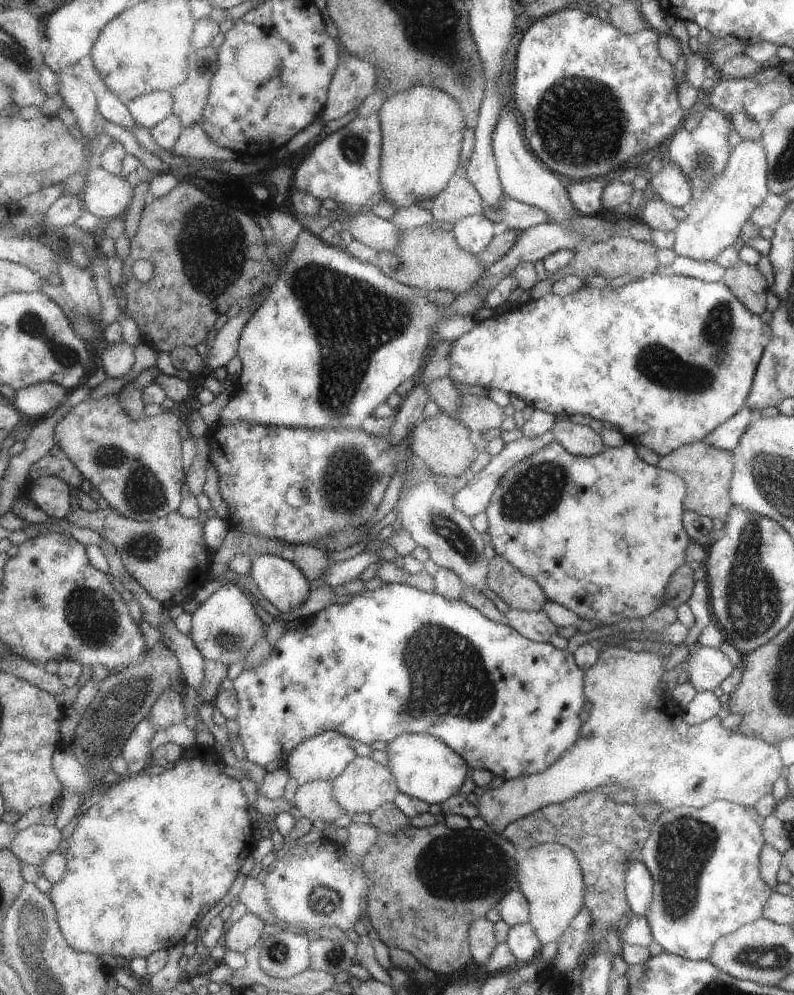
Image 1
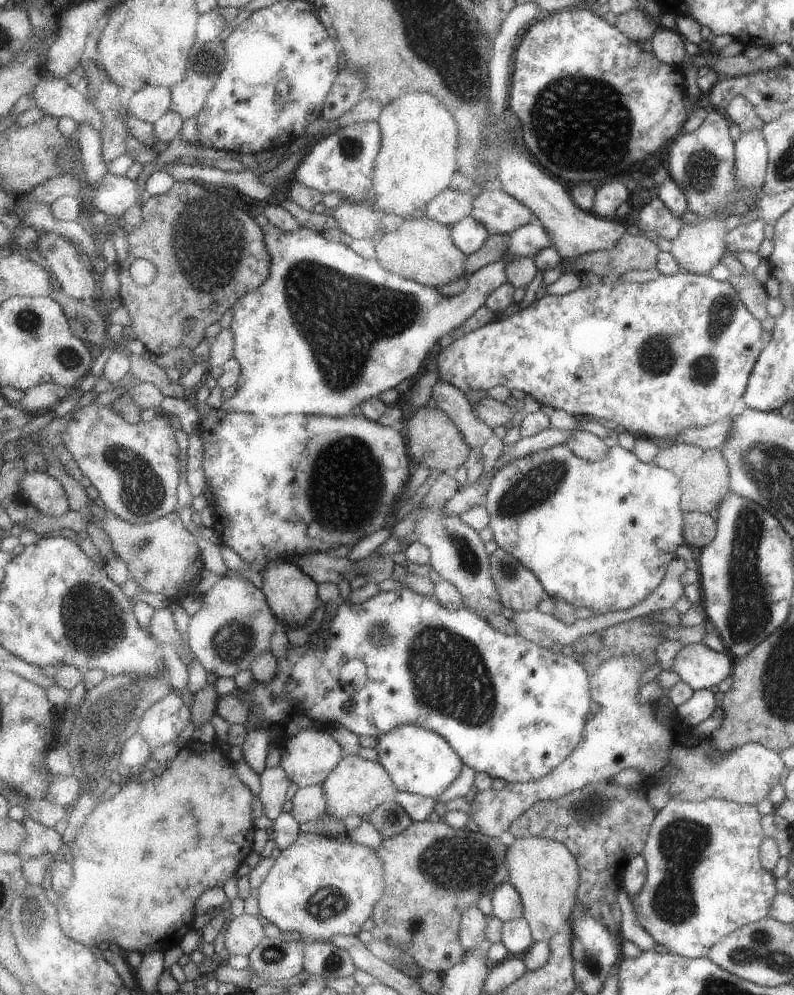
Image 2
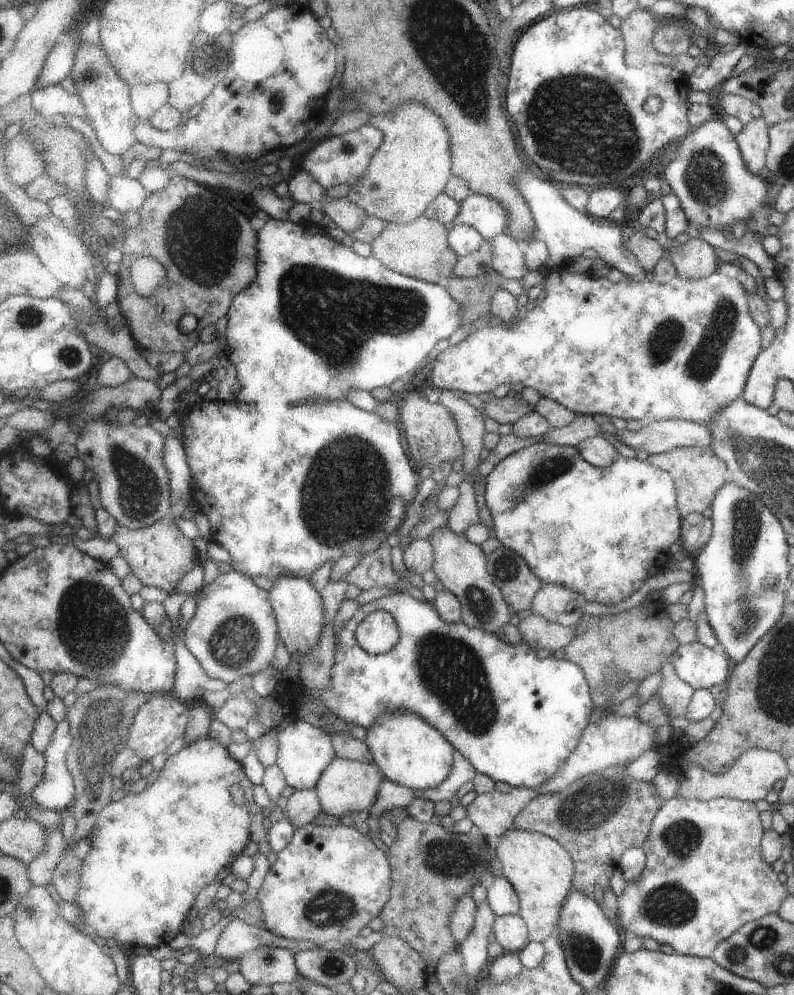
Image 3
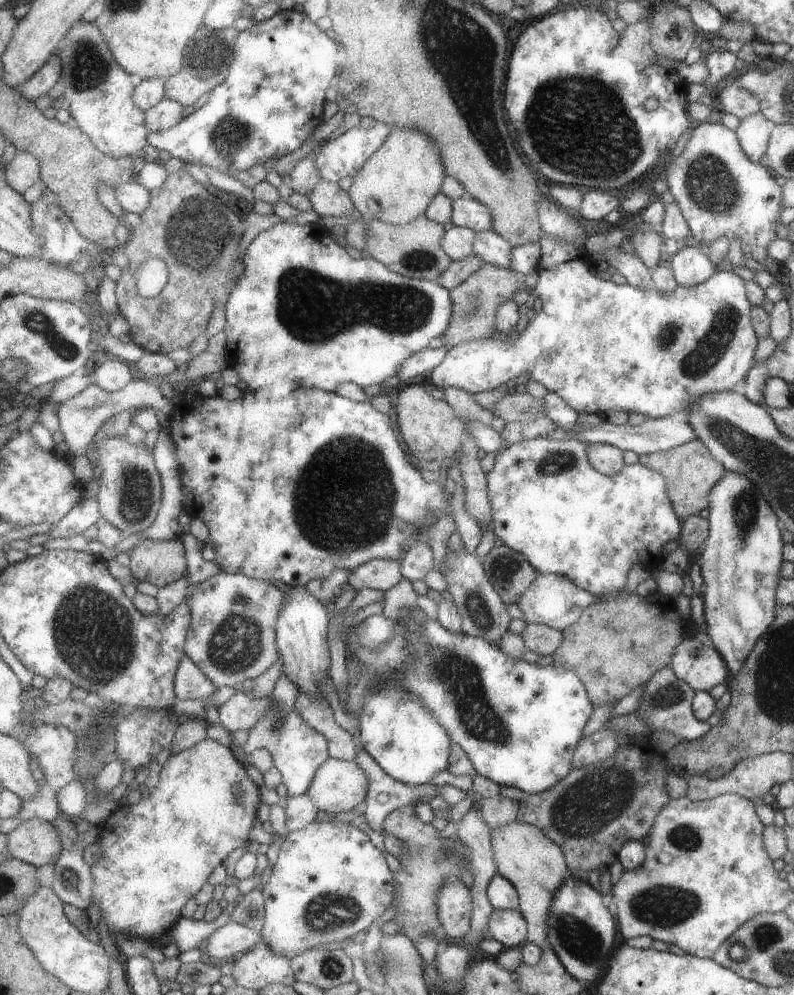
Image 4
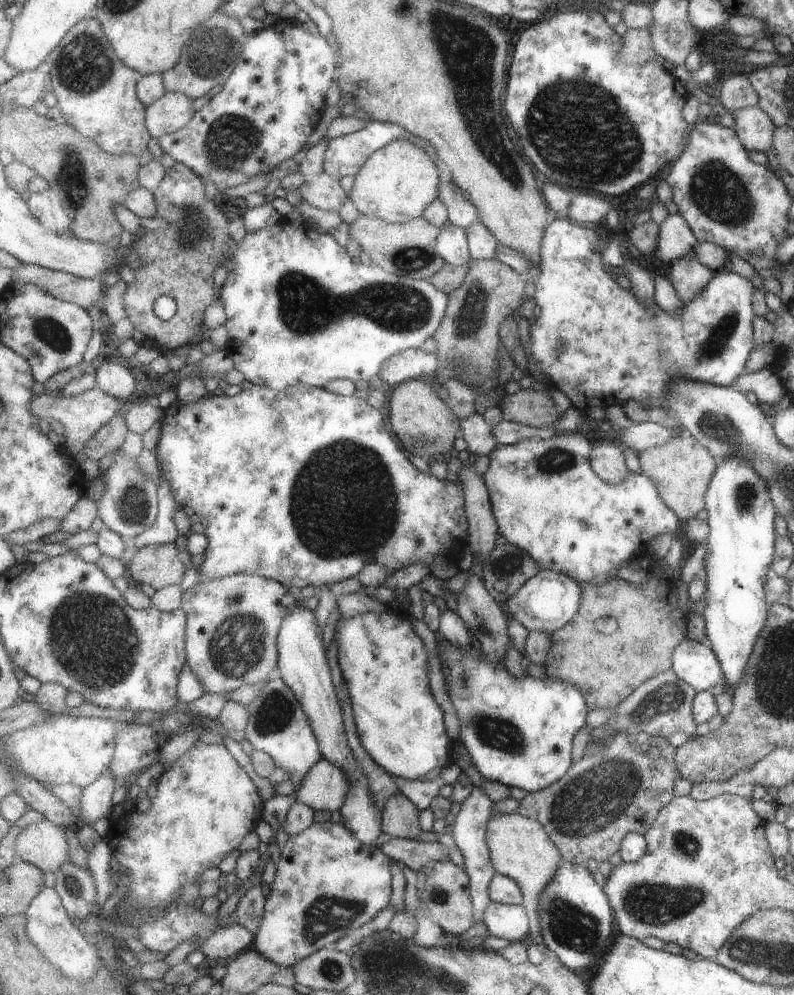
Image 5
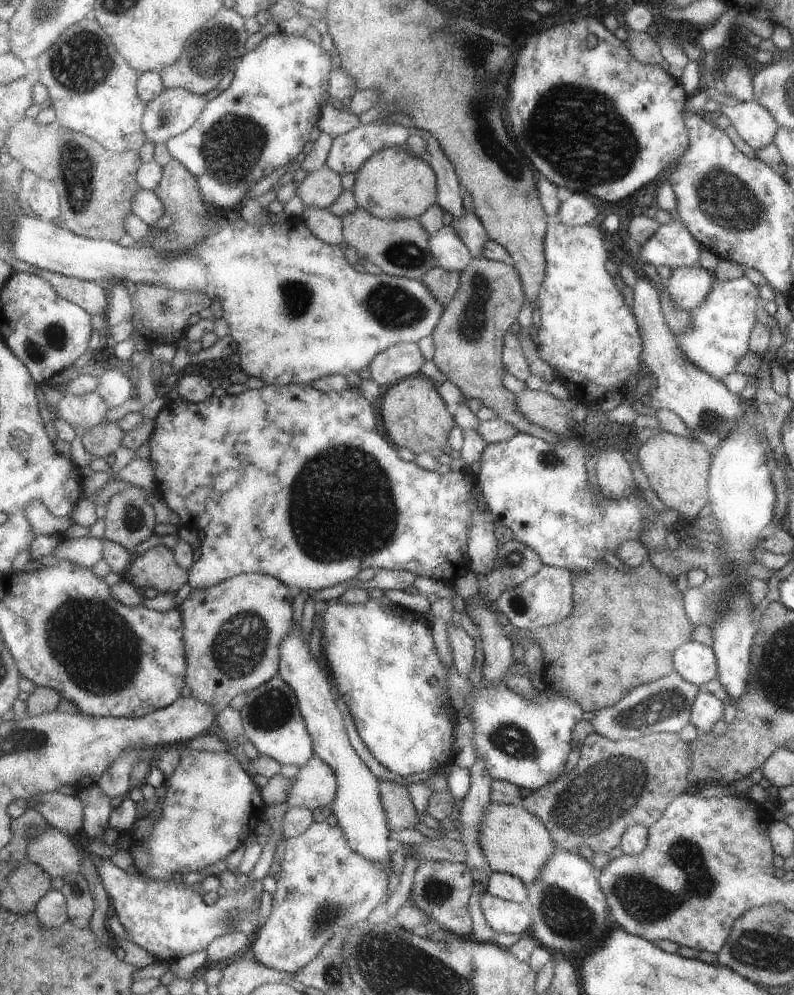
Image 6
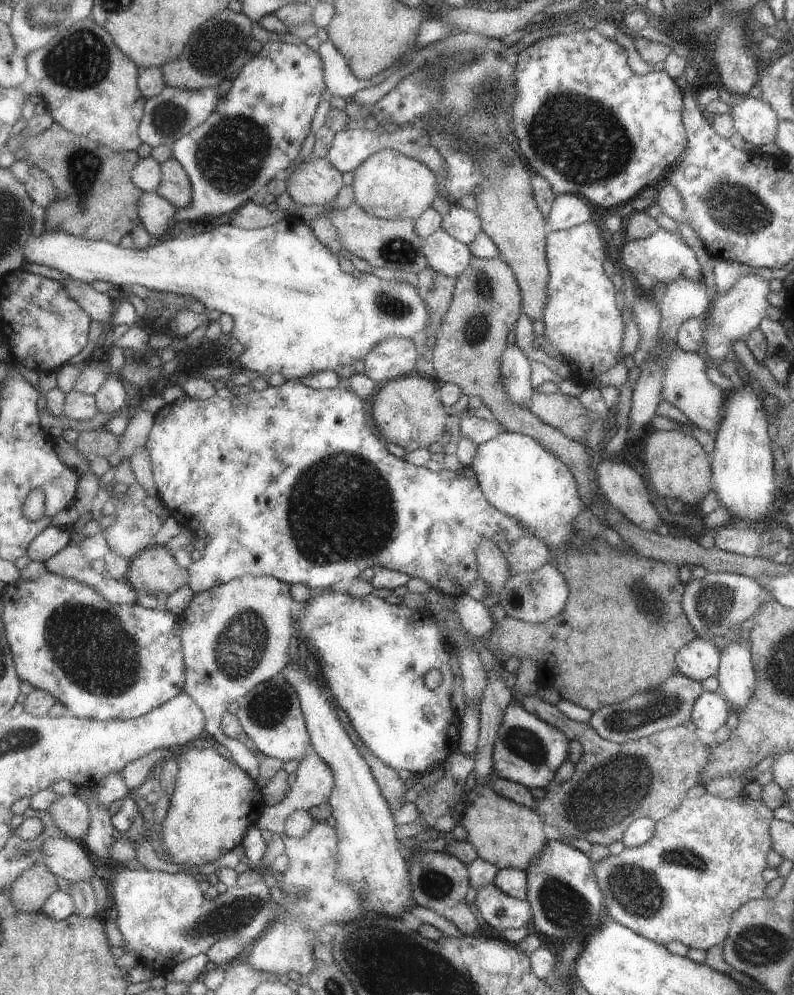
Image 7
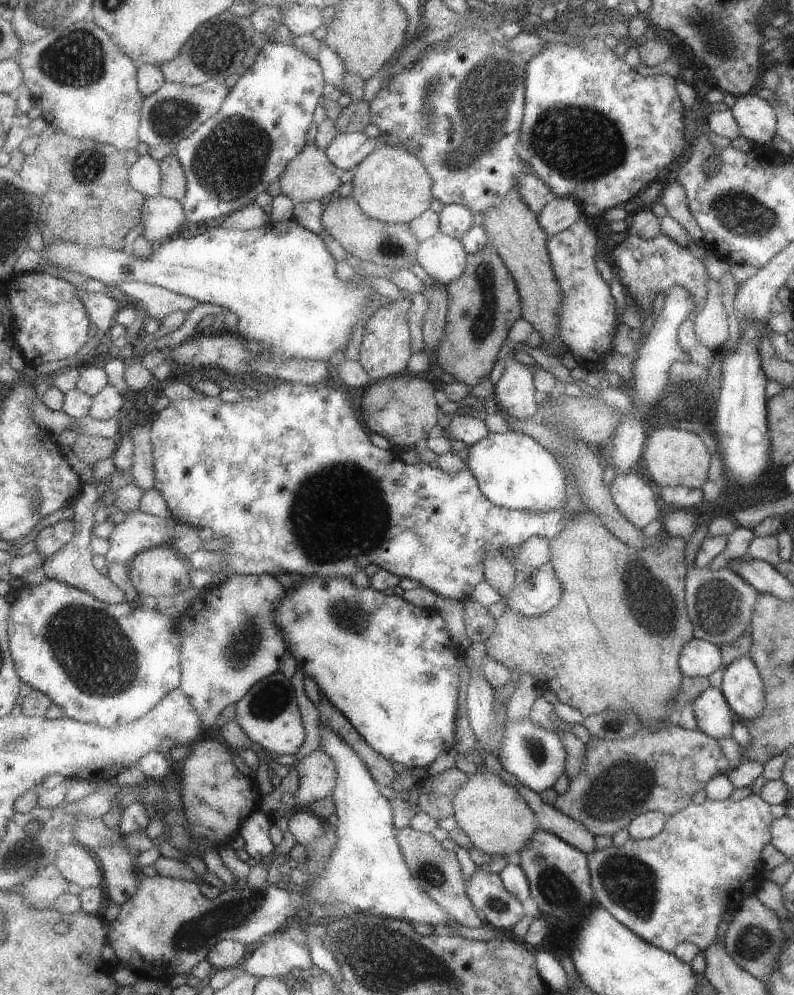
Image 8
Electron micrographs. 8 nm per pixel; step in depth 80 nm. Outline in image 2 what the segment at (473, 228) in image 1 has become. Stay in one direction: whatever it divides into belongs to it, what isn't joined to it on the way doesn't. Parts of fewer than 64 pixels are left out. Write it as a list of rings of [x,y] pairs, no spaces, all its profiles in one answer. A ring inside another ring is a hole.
[[[473,216],[463,218],[452,228],[453,242],[467,255],[473,255],[481,250],[491,236],[489,228]]]

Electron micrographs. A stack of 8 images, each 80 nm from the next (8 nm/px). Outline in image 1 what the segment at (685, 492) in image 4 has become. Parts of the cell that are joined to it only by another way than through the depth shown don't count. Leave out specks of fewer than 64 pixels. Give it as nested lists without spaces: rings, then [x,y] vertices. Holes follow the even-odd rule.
[[[693,442],[689,445],[679,446],[679,448],[659,457],[657,466],[669,471],[683,479],[688,487],[688,496],[685,498],[683,506],[685,510],[699,512],[709,519],[723,520],[729,512],[732,503],[728,498],[728,483],[732,476],[733,464],[731,464],[731,452],[720,450],[713,446],[705,446],[705,442]]]

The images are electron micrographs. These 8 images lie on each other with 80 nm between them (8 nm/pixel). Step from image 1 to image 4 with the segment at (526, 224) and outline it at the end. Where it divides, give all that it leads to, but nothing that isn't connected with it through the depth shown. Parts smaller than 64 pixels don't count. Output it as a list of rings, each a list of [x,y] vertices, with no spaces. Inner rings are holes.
[[[464,195],[453,200],[453,218],[450,225],[468,227],[476,232],[493,230],[493,214],[491,214],[491,208]]]

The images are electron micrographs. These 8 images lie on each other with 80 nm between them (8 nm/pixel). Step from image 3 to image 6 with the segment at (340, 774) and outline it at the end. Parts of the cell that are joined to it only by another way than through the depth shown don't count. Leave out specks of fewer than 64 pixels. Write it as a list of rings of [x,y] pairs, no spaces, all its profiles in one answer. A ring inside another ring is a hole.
[[[314,756],[307,765],[300,767],[290,788],[287,804],[289,808],[305,807],[315,810],[326,806],[331,809],[338,790],[337,776],[329,763]]]

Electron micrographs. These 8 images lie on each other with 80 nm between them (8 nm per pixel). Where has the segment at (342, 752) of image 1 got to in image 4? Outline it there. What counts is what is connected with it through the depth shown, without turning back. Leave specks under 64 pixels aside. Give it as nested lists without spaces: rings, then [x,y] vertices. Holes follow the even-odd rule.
[[[282,673],[269,695],[269,710],[261,713],[259,722],[249,731],[247,742],[240,750],[249,757],[255,750],[267,748],[273,754],[275,766],[281,770],[283,783],[288,787],[289,797],[308,793],[315,780],[317,770],[320,770],[331,757],[329,742],[320,731],[313,729],[301,714],[294,710],[299,698],[299,686],[288,680],[287,674]]]

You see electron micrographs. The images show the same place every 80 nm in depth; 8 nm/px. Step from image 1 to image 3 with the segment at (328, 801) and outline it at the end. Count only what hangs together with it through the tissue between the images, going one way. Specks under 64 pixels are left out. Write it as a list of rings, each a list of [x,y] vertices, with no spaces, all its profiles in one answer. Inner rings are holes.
[[[316,789],[296,791],[288,799],[286,808],[287,816],[291,818],[293,826],[297,826],[297,829],[309,825],[319,814],[324,813]]]

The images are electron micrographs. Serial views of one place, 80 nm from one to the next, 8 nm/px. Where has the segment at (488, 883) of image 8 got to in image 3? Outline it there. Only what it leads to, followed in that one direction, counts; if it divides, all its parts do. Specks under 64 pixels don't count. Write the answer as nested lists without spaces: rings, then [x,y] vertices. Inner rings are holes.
[[[520,914],[497,916],[493,933],[506,952],[520,953],[529,944],[528,923]]]

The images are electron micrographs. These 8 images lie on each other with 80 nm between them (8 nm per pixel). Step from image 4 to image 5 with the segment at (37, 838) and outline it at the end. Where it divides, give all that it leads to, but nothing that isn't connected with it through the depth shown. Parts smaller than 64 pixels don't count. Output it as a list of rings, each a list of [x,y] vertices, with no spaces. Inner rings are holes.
[[[47,820],[26,825],[17,837],[16,851],[19,860],[53,874],[71,860],[65,829]]]

